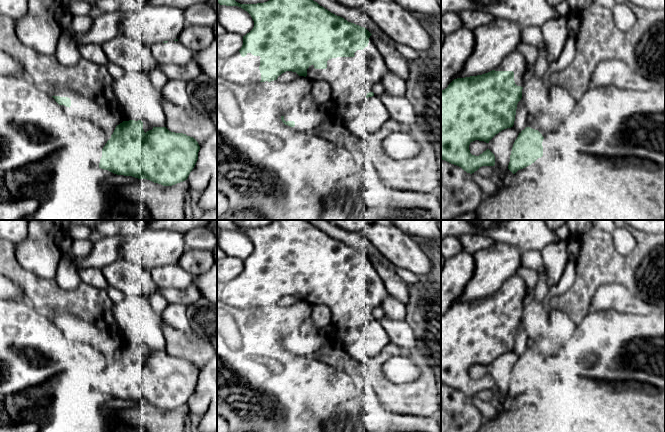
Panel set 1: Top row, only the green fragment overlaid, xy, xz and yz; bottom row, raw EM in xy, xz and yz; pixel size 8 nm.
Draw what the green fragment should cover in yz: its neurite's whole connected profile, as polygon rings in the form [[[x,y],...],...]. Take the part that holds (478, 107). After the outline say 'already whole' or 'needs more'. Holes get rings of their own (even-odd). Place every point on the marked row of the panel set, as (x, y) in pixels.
[[[519,51],[507,55],[492,71],[465,78],[454,79],[446,89],[441,91],[441,159],[461,167],[467,173],[474,173],[482,166],[494,166],[495,156],[487,149],[479,156],[472,155],[469,145],[475,140],[489,141],[504,129],[514,125],[517,104],[522,98],[523,78],[526,60]]]; needs more

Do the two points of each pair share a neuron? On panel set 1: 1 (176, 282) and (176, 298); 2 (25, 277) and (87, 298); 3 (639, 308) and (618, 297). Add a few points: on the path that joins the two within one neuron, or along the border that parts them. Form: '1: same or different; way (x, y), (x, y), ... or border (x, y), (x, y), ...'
1: different; border (192, 283), (183, 289), (160, 289)
2: same; way (40, 291), (50, 298), (72, 298)
3: same; way (634, 305), (623, 300)

